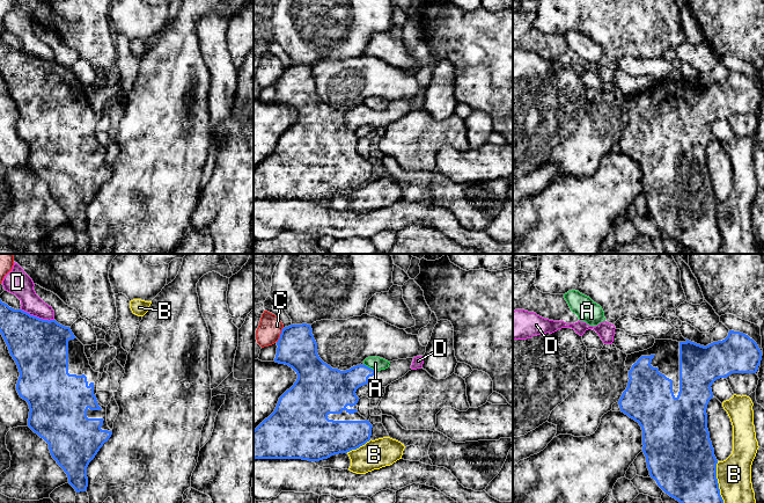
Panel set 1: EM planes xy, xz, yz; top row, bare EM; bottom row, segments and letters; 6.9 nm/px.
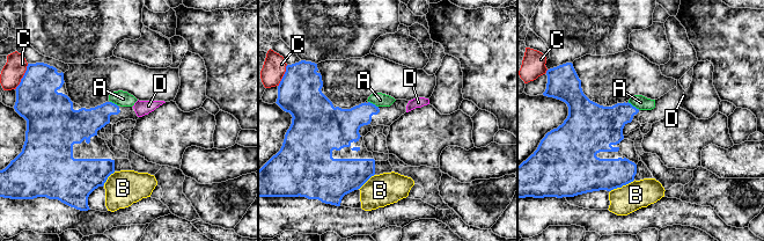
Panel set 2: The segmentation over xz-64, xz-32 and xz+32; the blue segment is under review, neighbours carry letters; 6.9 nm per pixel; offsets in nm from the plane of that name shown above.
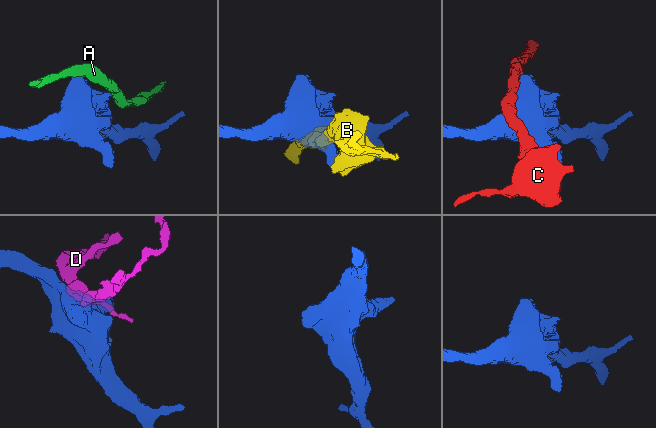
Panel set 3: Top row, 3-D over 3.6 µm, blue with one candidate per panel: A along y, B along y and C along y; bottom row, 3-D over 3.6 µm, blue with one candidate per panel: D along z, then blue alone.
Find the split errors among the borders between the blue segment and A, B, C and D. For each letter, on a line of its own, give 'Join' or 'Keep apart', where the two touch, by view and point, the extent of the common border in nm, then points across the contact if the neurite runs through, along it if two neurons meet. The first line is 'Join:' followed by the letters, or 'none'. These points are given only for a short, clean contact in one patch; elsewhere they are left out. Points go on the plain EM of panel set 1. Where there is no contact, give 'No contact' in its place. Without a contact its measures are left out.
Join: none
A: Keep apart. Touches blue at xz (369, 108). Shared border 100 nm
B: Keep apart. Touches blue at yz (718, 227). Shared border 360 nm
C: Keep apart. Touches blue at xz (280, 75). Shared border 120 nm
D: Keep apart. Touches blue at xy (36, 57). Shared border 240 nm. Boundary: xy (21, 49), (39, 58), (53, 60)

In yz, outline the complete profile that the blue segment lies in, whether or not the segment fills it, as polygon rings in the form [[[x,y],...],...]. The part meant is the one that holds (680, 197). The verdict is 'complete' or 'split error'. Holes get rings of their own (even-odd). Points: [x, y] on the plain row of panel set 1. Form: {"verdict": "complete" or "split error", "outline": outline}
{"verdict": "split error", "outline": [[[729,71],[728,76],[706,87],[686,80],[655,80],[652,88],[627,95],[629,123],[618,145],[639,163],[642,192],[649,216],[670,238],[693,254],[722,254],[723,240],[717,219],[718,201],[707,169],[707,145],[712,124],[732,114],[756,114],[762,92],[748,75]]]}

